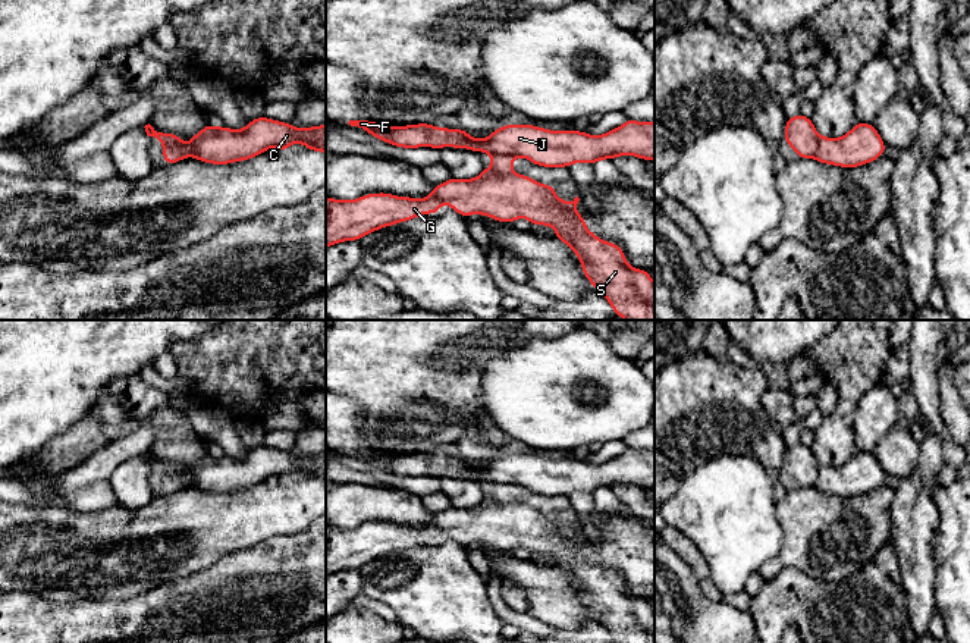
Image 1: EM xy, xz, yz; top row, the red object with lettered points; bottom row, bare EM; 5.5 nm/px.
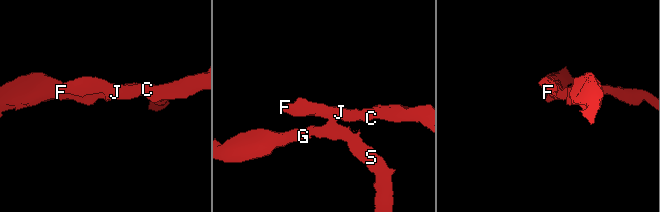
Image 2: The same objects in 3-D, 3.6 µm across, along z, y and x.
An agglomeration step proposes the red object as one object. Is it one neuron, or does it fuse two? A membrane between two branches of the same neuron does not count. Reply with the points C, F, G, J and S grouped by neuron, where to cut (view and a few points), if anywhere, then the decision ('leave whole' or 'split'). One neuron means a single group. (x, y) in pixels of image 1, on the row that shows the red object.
groups C F J / G S; cut xy (162, 137), (176, 137), (184, 146); split

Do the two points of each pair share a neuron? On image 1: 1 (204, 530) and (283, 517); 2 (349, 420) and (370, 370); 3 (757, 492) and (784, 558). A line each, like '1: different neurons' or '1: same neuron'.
1: same neuron
2: different neurons
3: different neurons

